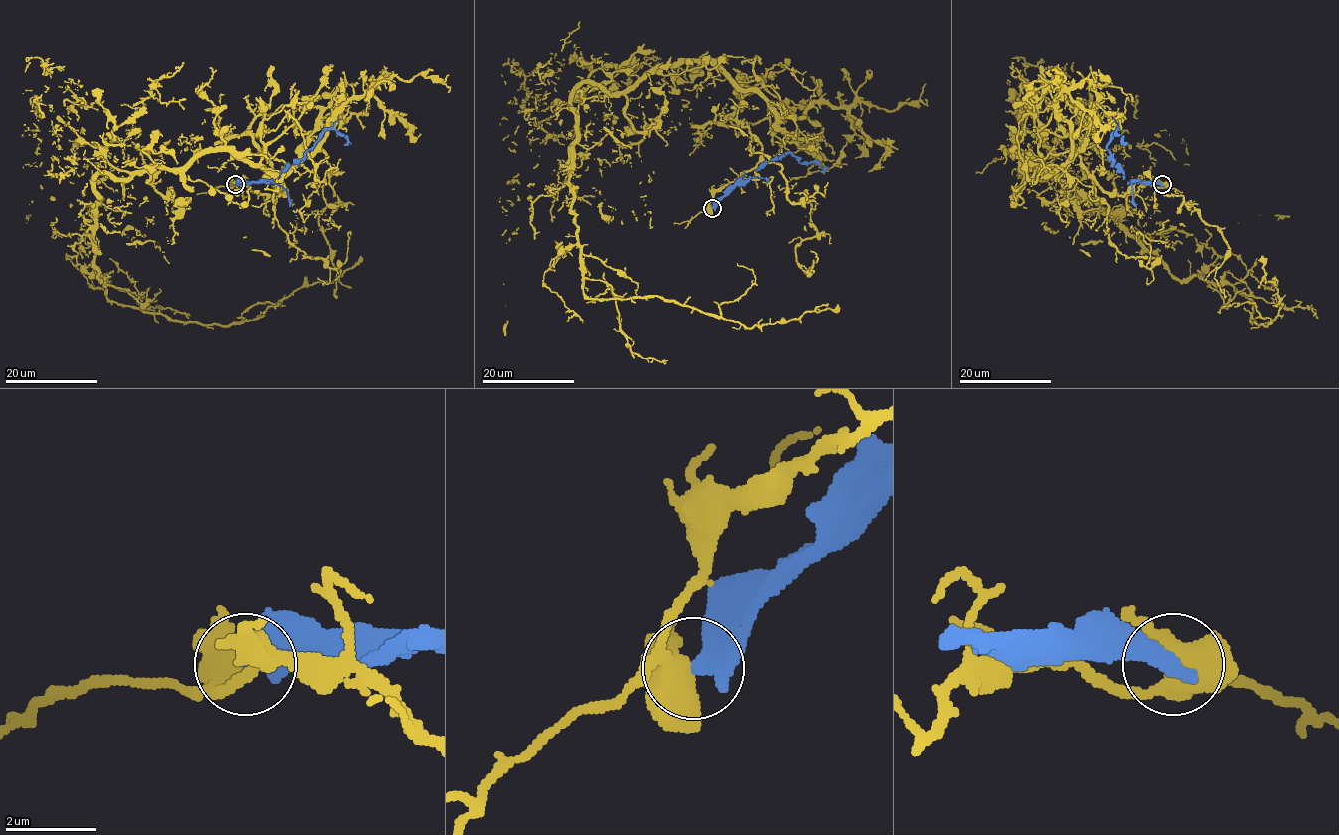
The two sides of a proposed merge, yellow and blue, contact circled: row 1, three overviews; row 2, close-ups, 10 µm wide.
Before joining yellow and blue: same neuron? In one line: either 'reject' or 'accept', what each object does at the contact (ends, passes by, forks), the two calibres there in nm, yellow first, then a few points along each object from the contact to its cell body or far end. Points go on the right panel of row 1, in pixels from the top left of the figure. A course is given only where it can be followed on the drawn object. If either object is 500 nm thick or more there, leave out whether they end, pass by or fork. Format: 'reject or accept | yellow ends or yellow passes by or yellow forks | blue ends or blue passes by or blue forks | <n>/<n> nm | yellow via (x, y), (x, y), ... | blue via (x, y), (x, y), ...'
reject | 480/500 nm | yellow via (1162, 184), (1106, 192), (1066, 98), (1043, 160), (1015, 151), (1266, 325), (1281, 303), (1261, 256) | blue via (1162, 184), (1129, 181), (1106, 147), (1117, 132), (1116, 129), (1125, 145)

